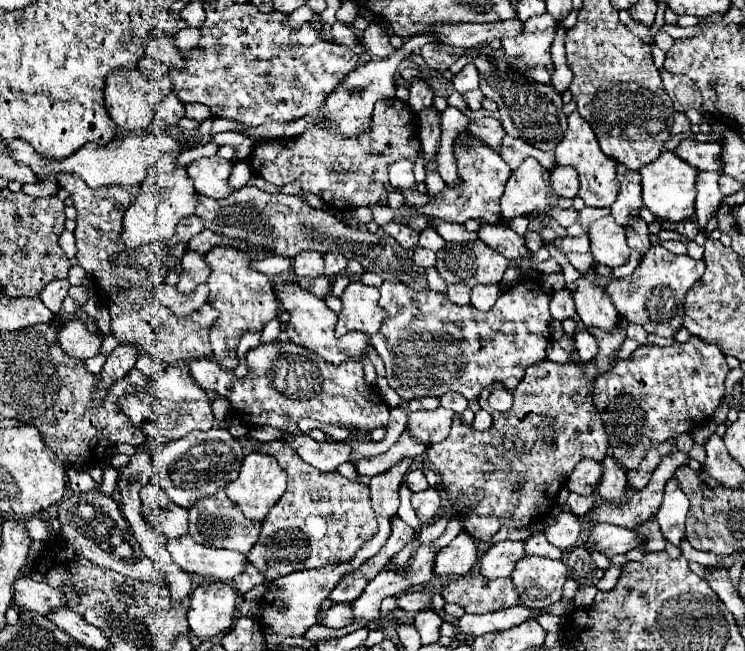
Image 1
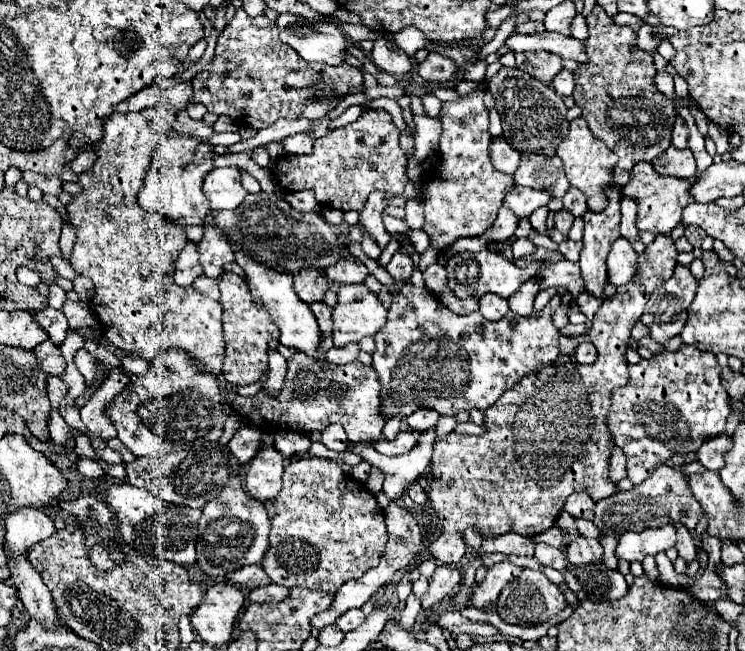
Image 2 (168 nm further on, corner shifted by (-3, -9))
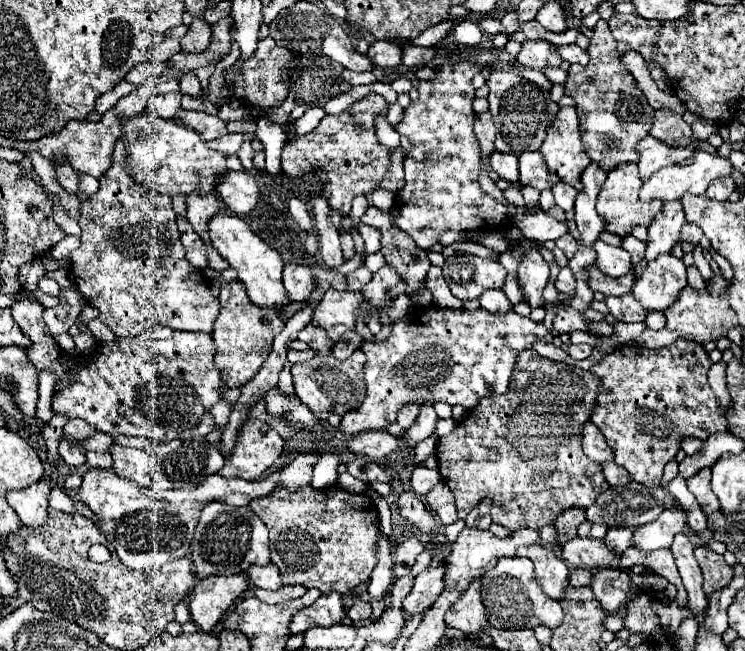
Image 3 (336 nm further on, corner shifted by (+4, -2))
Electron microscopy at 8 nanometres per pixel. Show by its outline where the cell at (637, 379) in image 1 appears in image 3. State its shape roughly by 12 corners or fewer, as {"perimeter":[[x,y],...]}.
{"perimeter":[[701,344],[621,346],[591,422],[659,484],[681,440],[727,430]]}

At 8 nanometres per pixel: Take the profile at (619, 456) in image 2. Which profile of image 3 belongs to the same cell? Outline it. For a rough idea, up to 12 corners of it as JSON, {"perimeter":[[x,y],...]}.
{"perimeter":[[593,422],[581,436],[583,452],[597,464],[613,462],[613,450]]}

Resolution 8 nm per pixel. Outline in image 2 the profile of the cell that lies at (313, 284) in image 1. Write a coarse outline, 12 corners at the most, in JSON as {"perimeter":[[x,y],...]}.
{"perimeter":[[324,303],[310,305],[322,337],[332,333],[332,309]]}

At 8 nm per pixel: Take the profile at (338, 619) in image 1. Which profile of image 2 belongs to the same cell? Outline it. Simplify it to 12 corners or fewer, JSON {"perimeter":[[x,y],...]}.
{"perimeter":[[362,609],[346,611],[336,619],[344,633],[356,629],[366,617]]}

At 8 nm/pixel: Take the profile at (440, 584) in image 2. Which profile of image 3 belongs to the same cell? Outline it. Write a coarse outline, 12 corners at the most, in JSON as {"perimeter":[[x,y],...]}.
{"perimeter":[[431,564],[415,576],[403,608],[425,612],[445,590],[445,566]]}

